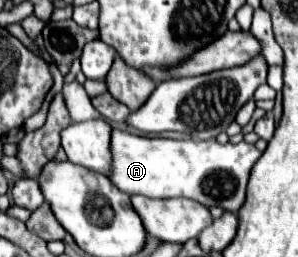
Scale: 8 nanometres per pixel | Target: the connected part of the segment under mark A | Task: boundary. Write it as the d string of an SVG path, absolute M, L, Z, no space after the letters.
M113 130L111 152L115 158L115 174L111 182L129 196L141 194L147 198L191 198L211 208L219 206L225 212L237 212L245 202L245 188L253 164L261 152L255 144L219 144L211 140L169 140L145 138L121 130Z

